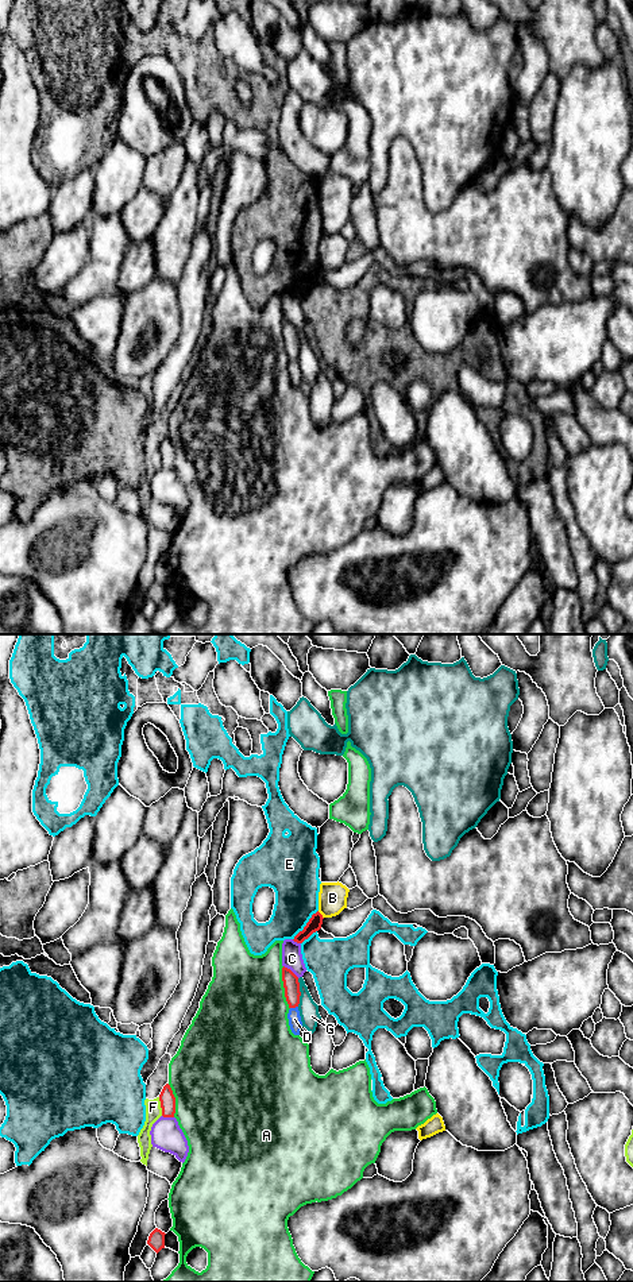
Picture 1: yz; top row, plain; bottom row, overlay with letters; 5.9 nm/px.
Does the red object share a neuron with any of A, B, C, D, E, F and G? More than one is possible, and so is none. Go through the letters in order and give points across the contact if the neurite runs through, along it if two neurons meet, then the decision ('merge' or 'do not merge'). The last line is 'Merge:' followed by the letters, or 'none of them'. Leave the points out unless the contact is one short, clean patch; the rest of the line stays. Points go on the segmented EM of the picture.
A: do not merge
B: do not merge
C: do not merge
D: do not merge
E: do not merge
F: do not merge
G: do not merge
Merge: none of them

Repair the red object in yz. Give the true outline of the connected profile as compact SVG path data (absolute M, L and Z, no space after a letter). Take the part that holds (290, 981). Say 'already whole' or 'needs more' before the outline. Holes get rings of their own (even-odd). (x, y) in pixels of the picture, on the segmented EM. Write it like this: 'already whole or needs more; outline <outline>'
already whole; outline M282 968L282 981L285 988L285 997L289 1008L296 1008L300 1004L300 982L298 977L287 968Z

